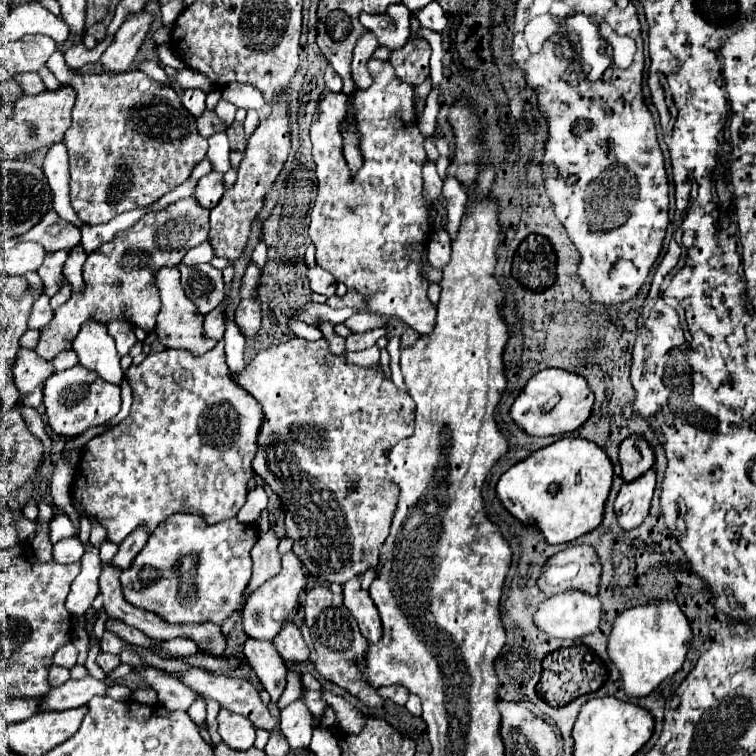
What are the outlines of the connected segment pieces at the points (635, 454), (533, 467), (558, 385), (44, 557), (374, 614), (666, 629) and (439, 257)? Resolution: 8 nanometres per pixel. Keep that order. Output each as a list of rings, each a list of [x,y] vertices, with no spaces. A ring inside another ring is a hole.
[[[628,436],[620,444],[620,464],[622,464],[622,476],[626,482],[632,482],[640,478],[646,470],[650,470],[656,462],[654,450],[642,436]]]
[[[562,438],[530,454],[524,462],[518,462],[508,472],[504,472],[500,482],[496,484],[496,494],[504,508],[520,522],[528,524],[530,520],[536,520],[538,528],[550,544],[568,544],[600,526],[604,518],[604,504],[612,488],[612,478],[614,466],[606,452],[598,448],[598,444],[590,444],[584,438]]]
[[[548,368],[548,370],[540,370],[528,380],[526,388],[520,392],[516,402],[512,404],[510,416],[530,436],[564,436],[578,430],[590,418],[592,406],[594,406],[594,392],[590,390],[588,382],[582,376],[574,372],[558,370],[558,368]],[[556,394],[562,396],[560,402],[552,408],[550,414],[542,414],[540,406]]]
[[[36,522],[36,536],[32,540],[32,548],[36,558],[42,563],[52,560],[52,544],[50,544],[50,524]]]
[[[354,578],[344,584],[344,604],[356,618],[362,636],[368,642],[378,642],[382,638],[380,616],[370,594],[360,588],[360,578]]]
[[[650,602],[634,606],[616,618],[608,638],[608,652],[618,666],[624,690],[632,698],[648,696],[662,680],[676,674],[692,644],[692,628],[676,602]]]
[[[444,229],[436,230],[427,243],[428,261],[435,268],[442,268],[450,261],[451,255],[451,239]]]

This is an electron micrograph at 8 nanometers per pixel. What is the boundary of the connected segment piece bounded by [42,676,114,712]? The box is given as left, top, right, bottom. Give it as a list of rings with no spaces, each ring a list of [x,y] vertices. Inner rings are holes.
[[[86,676],[82,680],[70,678],[66,684],[50,690],[46,700],[42,702],[42,712],[86,706],[94,696],[106,696],[106,690],[110,686],[114,686],[114,678],[110,676],[106,676],[104,680],[98,680],[94,676]]]

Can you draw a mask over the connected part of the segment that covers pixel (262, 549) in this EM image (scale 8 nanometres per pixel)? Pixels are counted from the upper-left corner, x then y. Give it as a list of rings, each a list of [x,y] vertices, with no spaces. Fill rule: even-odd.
[[[270,528],[268,532],[262,532],[256,546],[252,548],[252,560],[254,560],[254,572],[248,586],[246,596],[250,596],[260,584],[270,580],[276,572],[280,572],[280,554],[278,554],[278,542],[280,538]]]

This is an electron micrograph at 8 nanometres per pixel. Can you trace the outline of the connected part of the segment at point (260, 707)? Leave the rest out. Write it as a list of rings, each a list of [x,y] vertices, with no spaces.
[[[192,668],[192,670],[184,672],[182,682],[184,682],[188,688],[194,688],[194,692],[204,694],[204,696],[208,696],[208,698],[214,698],[224,710],[230,710],[230,712],[234,712],[234,714],[246,716],[246,718],[254,724],[254,728],[262,728],[262,730],[266,730],[268,734],[272,734],[272,732],[278,730],[278,720],[268,712],[266,704],[260,700],[258,690],[252,686],[252,682],[248,682],[248,680],[244,680],[244,678],[236,678],[236,676],[208,674],[208,672],[200,670],[200,668]]]

